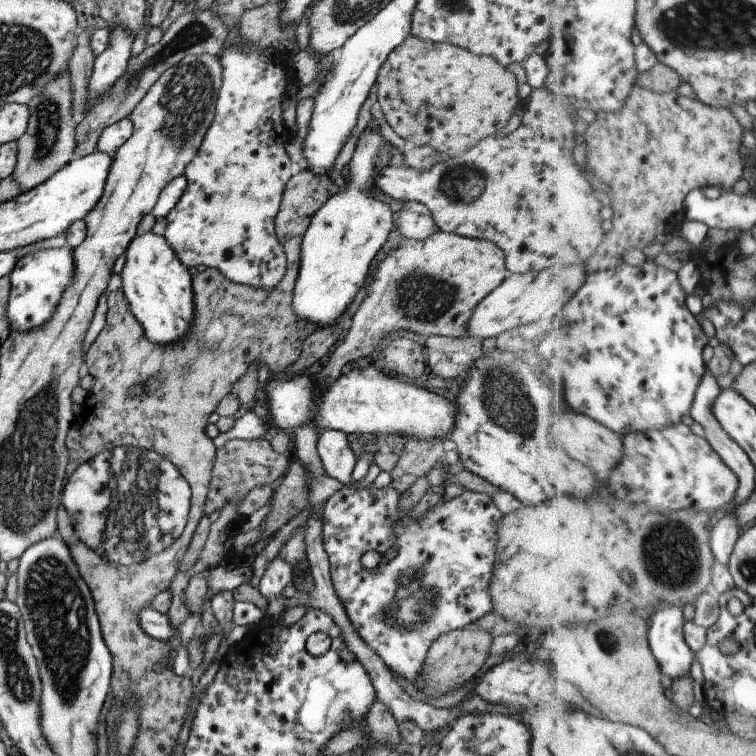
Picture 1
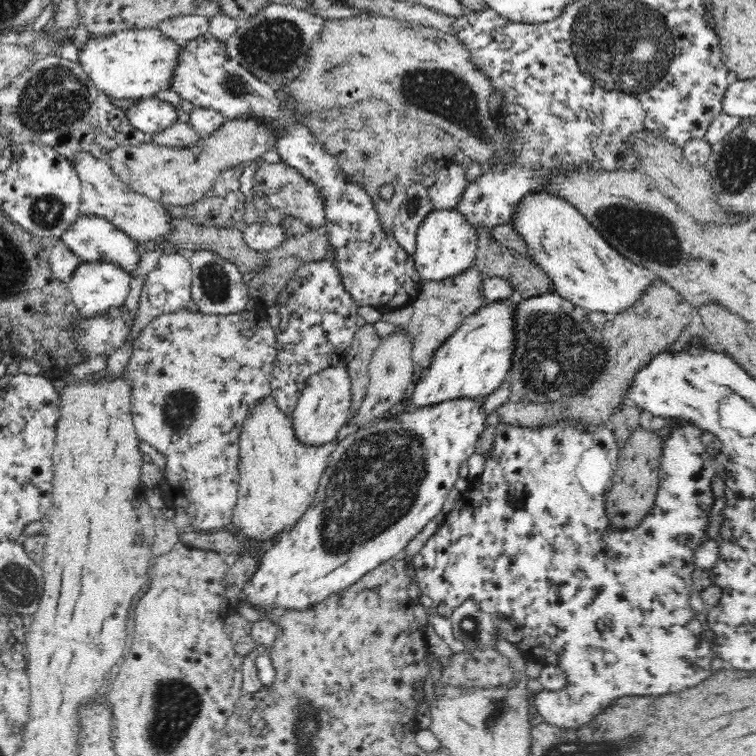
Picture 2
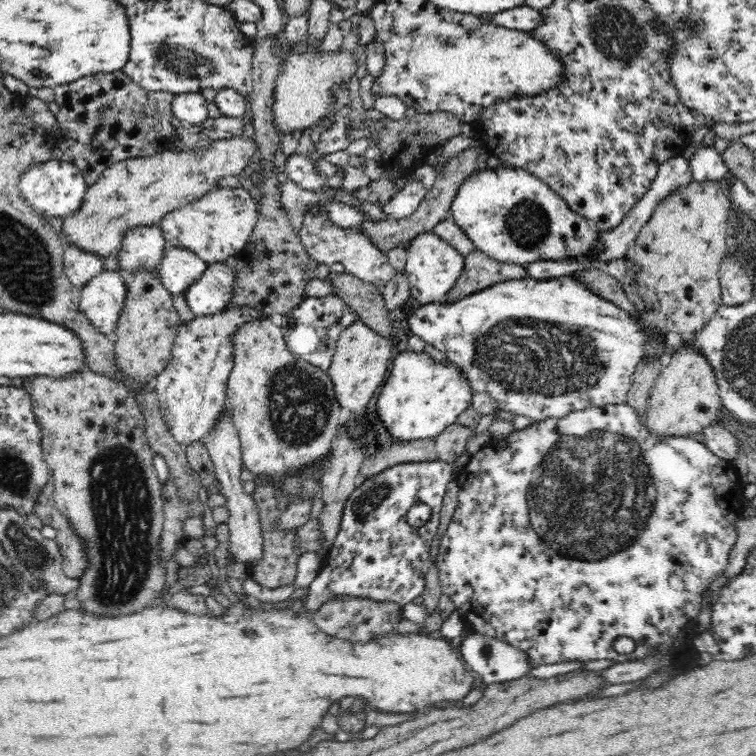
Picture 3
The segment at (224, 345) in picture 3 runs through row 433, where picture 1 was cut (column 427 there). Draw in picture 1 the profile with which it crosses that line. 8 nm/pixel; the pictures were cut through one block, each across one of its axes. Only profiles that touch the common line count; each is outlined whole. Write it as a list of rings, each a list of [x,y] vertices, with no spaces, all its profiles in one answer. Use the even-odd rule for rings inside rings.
[[[545,85],[532,89],[530,96],[526,99],[526,104],[527,107],[525,108],[520,125],[513,132],[510,132],[510,134],[483,138],[478,144],[469,148],[463,155],[459,155],[456,158],[450,157],[446,161],[441,160],[432,170],[428,170],[428,172],[418,172],[418,170],[414,170],[399,162],[386,164],[386,166],[374,176],[375,185],[378,186],[384,194],[396,200],[416,201],[424,204],[424,206],[430,210],[430,214],[432,214],[432,218],[434,218],[434,222],[436,222],[440,231],[494,242],[494,244],[504,252],[506,269],[511,273],[524,274],[526,272],[540,272],[540,270],[552,268],[552,266],[587,266],[589,260],[599,251],[598,248],[602,246],[607,233],[604,232],[604,218],[602,218],[604,204],[602,204],[602,200],[598,198],[592,182],[588,180],[588,176],[582,172],[582,168],[580,168],[578,162],[576,162],[576,122],[574,122],[570,110],[568,110],[568,106],[564,104],[564,98],[562,98],[561,103],[557,103],[556,96],[552,98]]]

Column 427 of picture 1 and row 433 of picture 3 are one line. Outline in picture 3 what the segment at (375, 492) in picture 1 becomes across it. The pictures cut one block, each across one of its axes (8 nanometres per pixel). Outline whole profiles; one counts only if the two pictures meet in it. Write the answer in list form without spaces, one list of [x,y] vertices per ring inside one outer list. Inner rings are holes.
[[[626,403],[590,407],[572,411],[564,418],[536,421],[524,429],[514,430],[506,438],[492,439],[469,458],[457,476],[458,503],[446,533],[440,538],[436,560],[441,590],[454,602],[455,608],[462,611],[467,626],[524,651],[533,668],[600,658],[622,663],[624,658],[618,658],[612,646],[619,636],[634,640],[633,652],[660,652],[661,644],[676,640],[681,630],[693,626],[690,621],[700,614],[702,593],[727,567],[729,552],[737,539],[735,522],[746,513],[742,505],[745,484],[733,462],[718,458],[705,443],[696,441],[693,436],[654,435],[644,422],[644,414],[636,413],[636,409]]]

